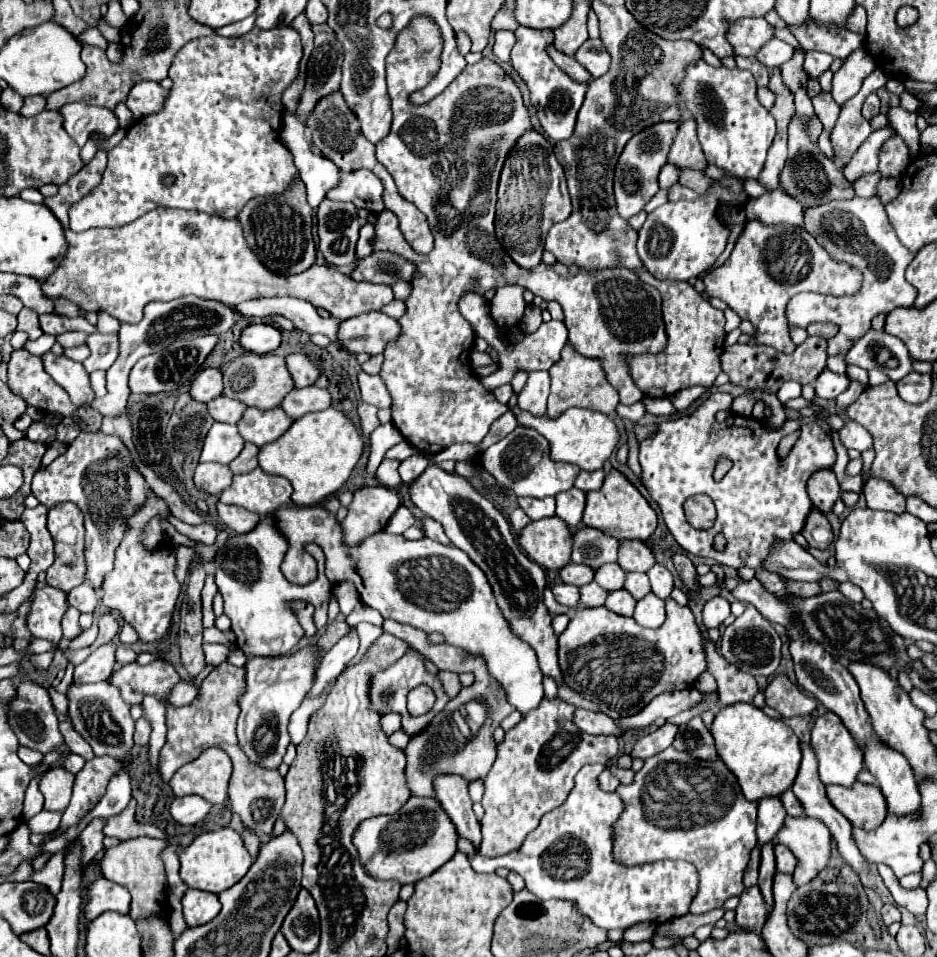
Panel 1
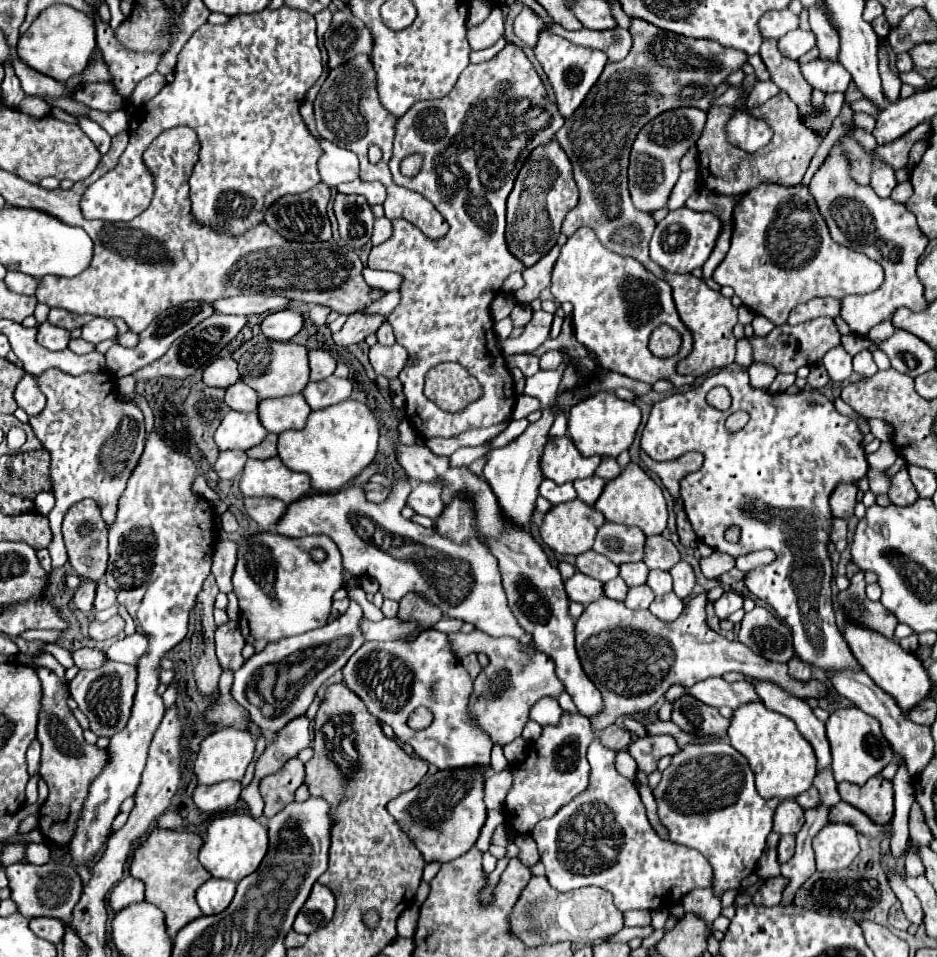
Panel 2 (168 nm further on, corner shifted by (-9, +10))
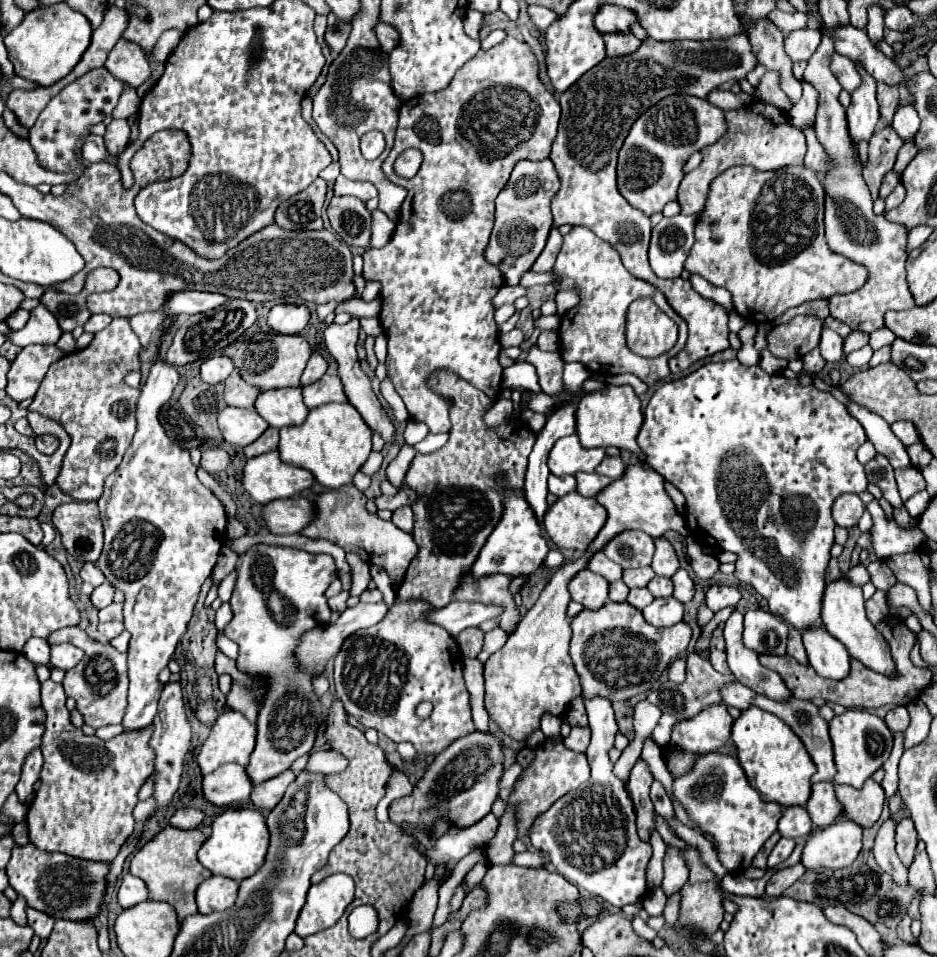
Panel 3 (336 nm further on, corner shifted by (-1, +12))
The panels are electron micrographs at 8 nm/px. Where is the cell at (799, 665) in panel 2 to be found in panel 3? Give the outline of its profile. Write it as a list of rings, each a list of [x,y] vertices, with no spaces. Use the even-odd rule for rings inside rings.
[[[789,630],[789,640],[787,640],[787,654],[793,656],[799,664],[807,664],[807,652],[805,652],[805,646],[803,646],[803,640],[801,640],[801,632],[797,630]]]

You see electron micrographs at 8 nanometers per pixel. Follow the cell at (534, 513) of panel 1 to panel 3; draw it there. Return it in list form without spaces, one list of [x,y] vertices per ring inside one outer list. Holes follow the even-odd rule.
[[[549,474],[549,492],[555,496],[565,496],[575,490],[575,478],[573,476],[553,476]]]

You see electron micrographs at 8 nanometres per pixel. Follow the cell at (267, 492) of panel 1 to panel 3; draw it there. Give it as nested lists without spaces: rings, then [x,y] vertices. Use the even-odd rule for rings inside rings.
[[[267,452],[247,460],[241,482],[255,502],[267,504],[303,492],[315,482],[315,478],[303,468],[281,462],[279,452]]]

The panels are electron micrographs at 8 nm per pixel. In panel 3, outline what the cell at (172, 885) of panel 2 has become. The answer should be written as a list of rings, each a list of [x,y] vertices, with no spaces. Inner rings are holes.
[[[167,826],[159,834],[155,834],[141,850],[137,850],[131,860],[129,872],[145,882],[151,900],[161,900],[171,904],[177,912],[177,920],[183,920],[185,916],[197,912],[195,890],[205,878],[211,876],[211,872],[197,860],[197,850],[203,842],[205,842],[205,836],[197,828],[179,830],[179,828]]]

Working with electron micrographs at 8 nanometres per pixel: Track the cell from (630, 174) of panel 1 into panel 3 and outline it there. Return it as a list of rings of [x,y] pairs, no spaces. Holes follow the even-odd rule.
[[[677,94],[657,102],[635,120],[623,148],[619,150],[619,192],[627,198],[631,206],[643,210],[647,216],[661,212],[667,202],[677,198],[677,188],[683,178],[683,164],[687,162],[687,158],[703,146],[719,140],[723,134],[723,110],[715,108],[707,100]]]

